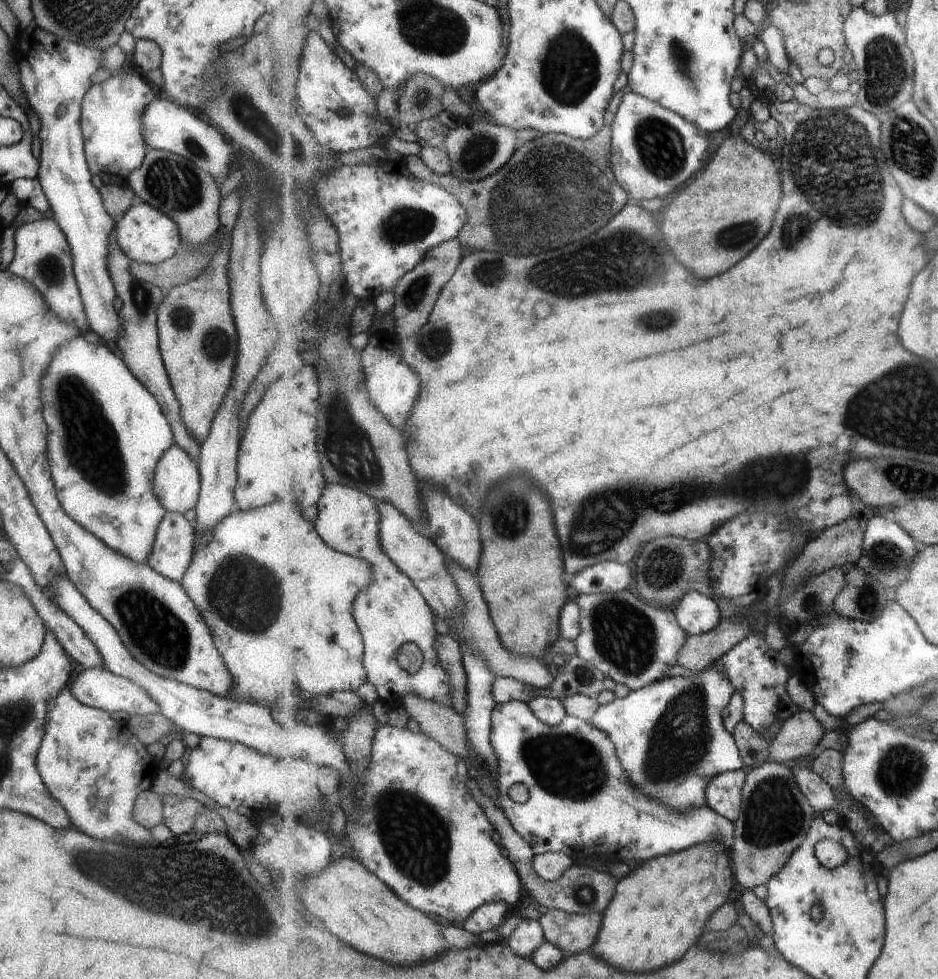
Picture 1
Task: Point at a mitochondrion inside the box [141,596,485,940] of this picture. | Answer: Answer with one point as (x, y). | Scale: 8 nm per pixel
(415, 837)

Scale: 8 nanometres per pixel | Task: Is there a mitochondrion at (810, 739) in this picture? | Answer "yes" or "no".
no

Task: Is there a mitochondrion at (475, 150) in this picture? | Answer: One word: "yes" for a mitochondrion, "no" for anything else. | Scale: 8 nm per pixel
yes

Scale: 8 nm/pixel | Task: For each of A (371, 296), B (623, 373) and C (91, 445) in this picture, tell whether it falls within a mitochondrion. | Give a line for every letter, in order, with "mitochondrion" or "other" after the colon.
A: other
B: other
C: mitochondrion

